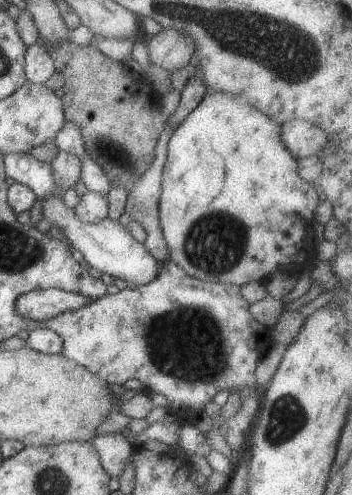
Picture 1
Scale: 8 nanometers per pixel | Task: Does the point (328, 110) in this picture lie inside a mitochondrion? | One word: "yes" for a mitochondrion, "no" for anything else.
no

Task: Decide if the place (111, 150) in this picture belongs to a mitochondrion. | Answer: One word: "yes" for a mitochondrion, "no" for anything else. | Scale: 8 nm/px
yes

